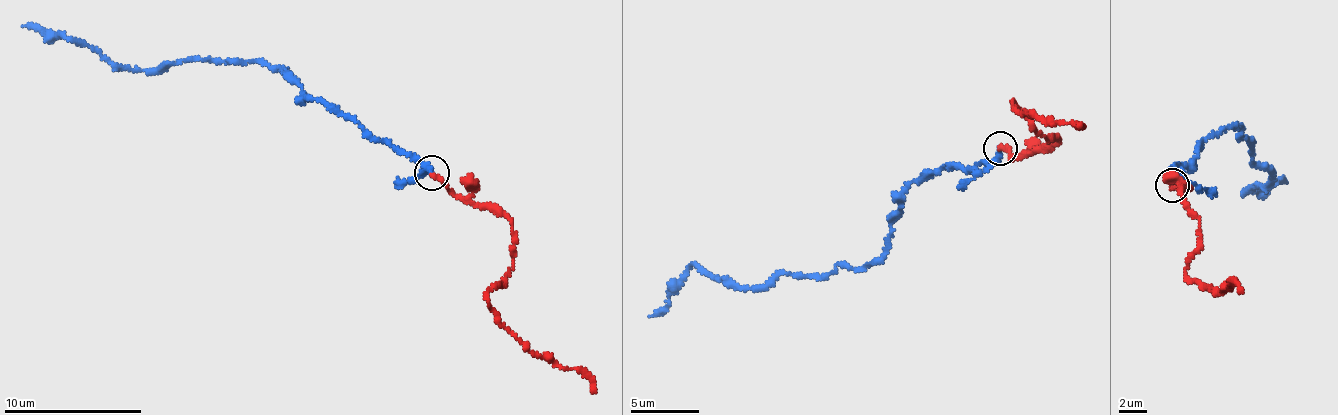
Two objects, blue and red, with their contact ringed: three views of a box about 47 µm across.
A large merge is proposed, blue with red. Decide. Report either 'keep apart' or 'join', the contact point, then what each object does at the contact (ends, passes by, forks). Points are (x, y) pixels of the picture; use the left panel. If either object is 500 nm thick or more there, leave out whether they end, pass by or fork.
join; place (431, 172); blue passes by; red ends

